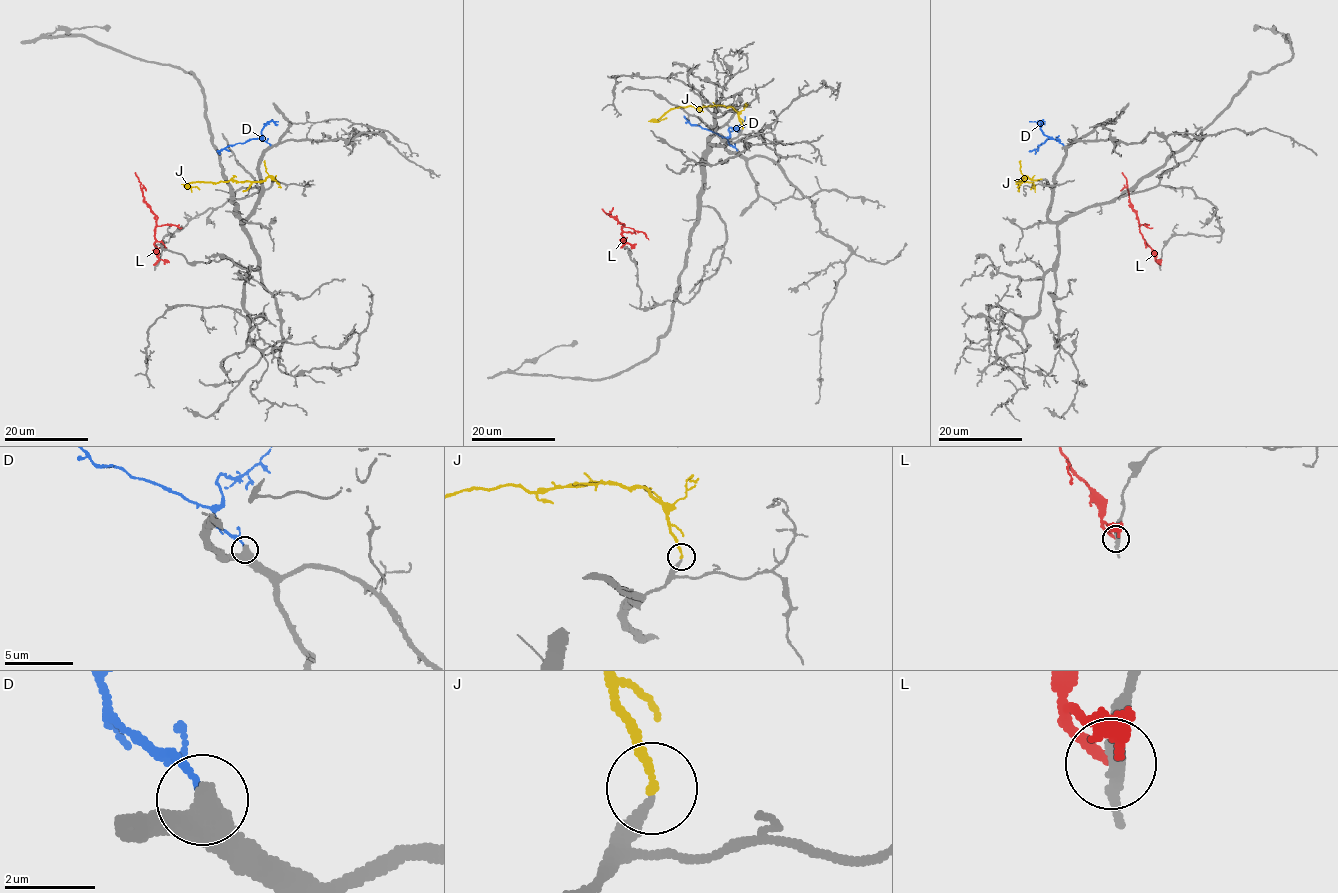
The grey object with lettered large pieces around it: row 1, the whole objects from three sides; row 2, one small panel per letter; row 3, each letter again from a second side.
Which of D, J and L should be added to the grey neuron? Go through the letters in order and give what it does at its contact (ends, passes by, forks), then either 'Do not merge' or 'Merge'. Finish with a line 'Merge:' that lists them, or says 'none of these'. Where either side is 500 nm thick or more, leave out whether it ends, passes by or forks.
D: It ends there. Merge
J: It ends there. Merge
L: It ends there. Do not merge
Merge: D, J

